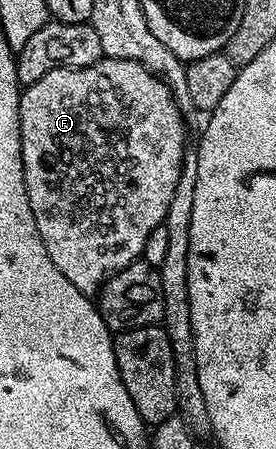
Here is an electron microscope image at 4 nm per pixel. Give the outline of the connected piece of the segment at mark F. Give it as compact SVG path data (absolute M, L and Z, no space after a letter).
M103 57L89 66L63 66L57 70L46 72L42 80L30 84L20 96L20 147L22 148L22 164L26 192L30 200L30 208L34 212L34 224L38 224L38 236L42 236L42 244L46 244L46 252L50 260L58 267L58 272L89 296L95 295L100 287L112 275L143 255L146 236L164 224L164 217L170 208L170 199L174 196L174 188L178 186L178 176L184 163L184 118L176 99L173 98L168 85L156 74L151 74L142 64L134 60Z

